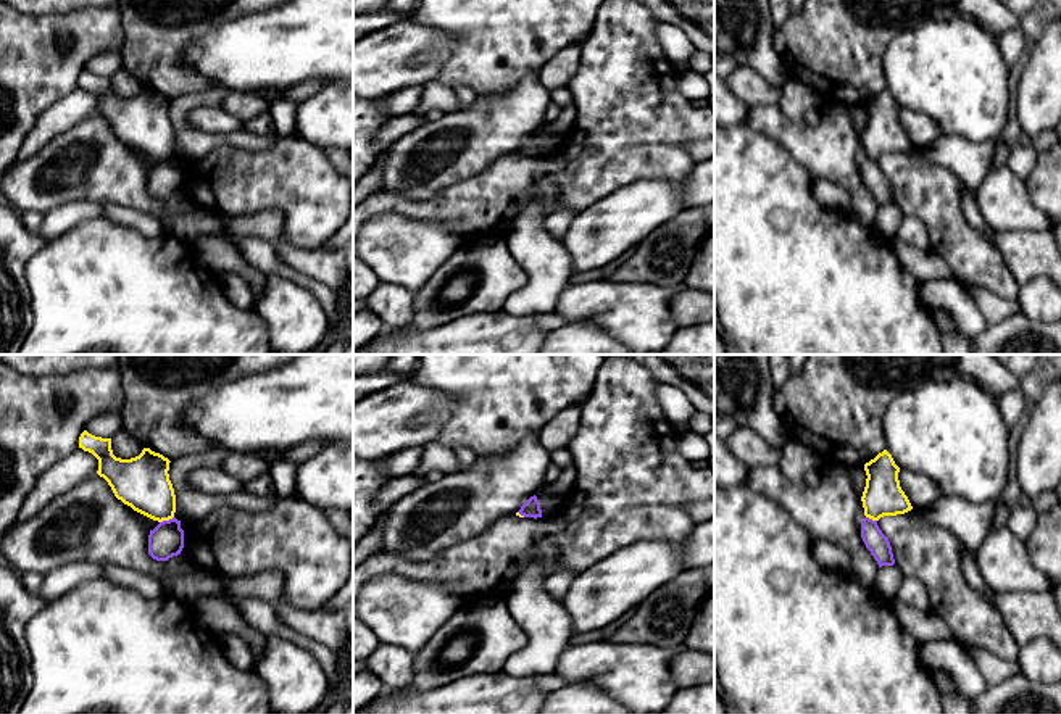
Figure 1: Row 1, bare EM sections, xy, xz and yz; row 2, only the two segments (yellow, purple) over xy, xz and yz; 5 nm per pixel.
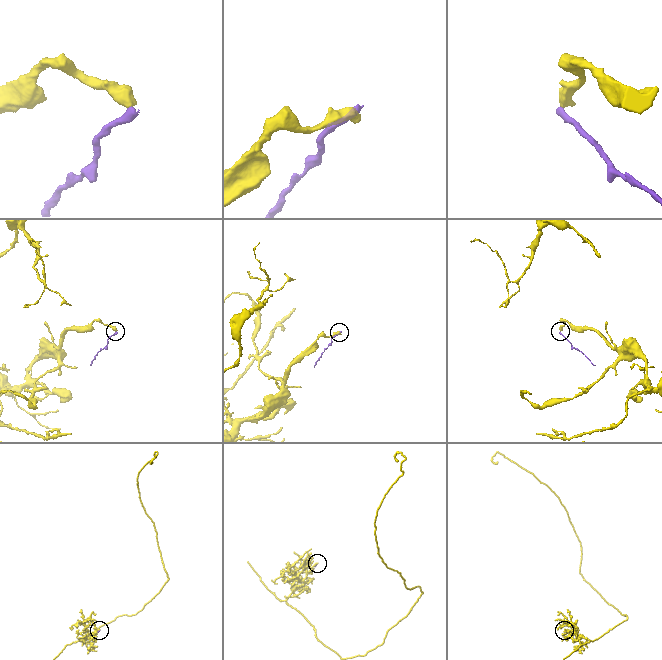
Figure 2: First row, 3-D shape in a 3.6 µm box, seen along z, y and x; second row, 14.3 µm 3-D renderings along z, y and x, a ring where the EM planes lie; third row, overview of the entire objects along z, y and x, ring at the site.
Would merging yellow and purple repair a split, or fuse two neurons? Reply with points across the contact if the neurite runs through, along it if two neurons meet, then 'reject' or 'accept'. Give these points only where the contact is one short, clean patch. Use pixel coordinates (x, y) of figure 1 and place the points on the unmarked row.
border along xy (173, 155), (160, 161); reject

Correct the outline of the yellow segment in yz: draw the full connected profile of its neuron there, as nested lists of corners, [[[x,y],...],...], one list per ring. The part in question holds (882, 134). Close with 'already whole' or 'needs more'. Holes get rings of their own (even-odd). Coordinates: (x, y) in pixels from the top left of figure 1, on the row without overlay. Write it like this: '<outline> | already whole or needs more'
[[[887,89],[866,102],[864,110],[868,118],[861,140],[866,156],[879,160],[884,155],[905,153],[913,148],[900,126],[900,106]]] | already whole

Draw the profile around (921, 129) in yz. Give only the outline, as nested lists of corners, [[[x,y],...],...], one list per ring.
[[[900,108],[898,111],[900,126],[908,135],[913,148],[922,150],[930,145],[935,139],[943,135],[937,122],[924,113]]]

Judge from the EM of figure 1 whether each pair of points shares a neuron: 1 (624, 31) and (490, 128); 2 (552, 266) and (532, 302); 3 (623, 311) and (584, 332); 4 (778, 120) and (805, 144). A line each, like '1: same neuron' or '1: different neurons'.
1: different neurons
2: same neuron
3: different neurons
4: same neuron

